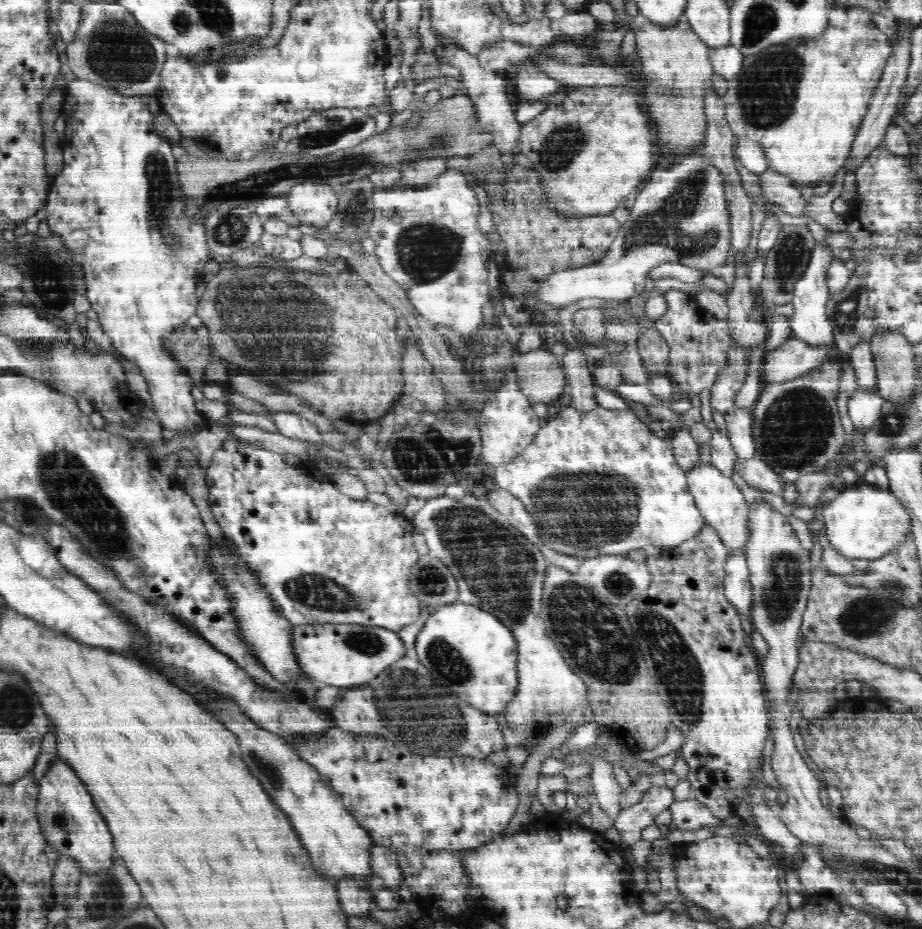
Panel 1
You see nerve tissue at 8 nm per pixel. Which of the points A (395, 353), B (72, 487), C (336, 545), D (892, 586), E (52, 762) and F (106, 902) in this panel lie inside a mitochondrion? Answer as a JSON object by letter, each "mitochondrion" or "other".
{"A":"mitochondrion","B":"mitochondrion","C":"other","D":"mitochondrion","E":"other","F":"mitochondrion"}

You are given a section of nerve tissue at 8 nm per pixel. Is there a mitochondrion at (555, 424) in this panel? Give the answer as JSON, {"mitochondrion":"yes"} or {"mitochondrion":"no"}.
{"mitochondrion":"no"}

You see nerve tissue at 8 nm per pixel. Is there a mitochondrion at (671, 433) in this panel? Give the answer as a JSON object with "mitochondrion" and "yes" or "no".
{"mitochondrion":"no"}

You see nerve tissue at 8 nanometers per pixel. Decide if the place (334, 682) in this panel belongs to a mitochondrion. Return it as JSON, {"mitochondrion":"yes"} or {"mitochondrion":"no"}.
{"mitochondrion":"no"}

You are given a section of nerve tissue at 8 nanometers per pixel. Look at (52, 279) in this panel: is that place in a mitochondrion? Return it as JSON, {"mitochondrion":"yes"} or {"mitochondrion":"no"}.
{"mitochondrion":"yes"}

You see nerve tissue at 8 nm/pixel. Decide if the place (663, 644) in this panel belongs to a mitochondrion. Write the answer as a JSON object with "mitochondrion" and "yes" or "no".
{"mitochondrion":"yes"}

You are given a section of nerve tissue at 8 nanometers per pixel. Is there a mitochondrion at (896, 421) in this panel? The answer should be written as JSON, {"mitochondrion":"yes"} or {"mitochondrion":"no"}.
{"mitochondrion":"yes"}

